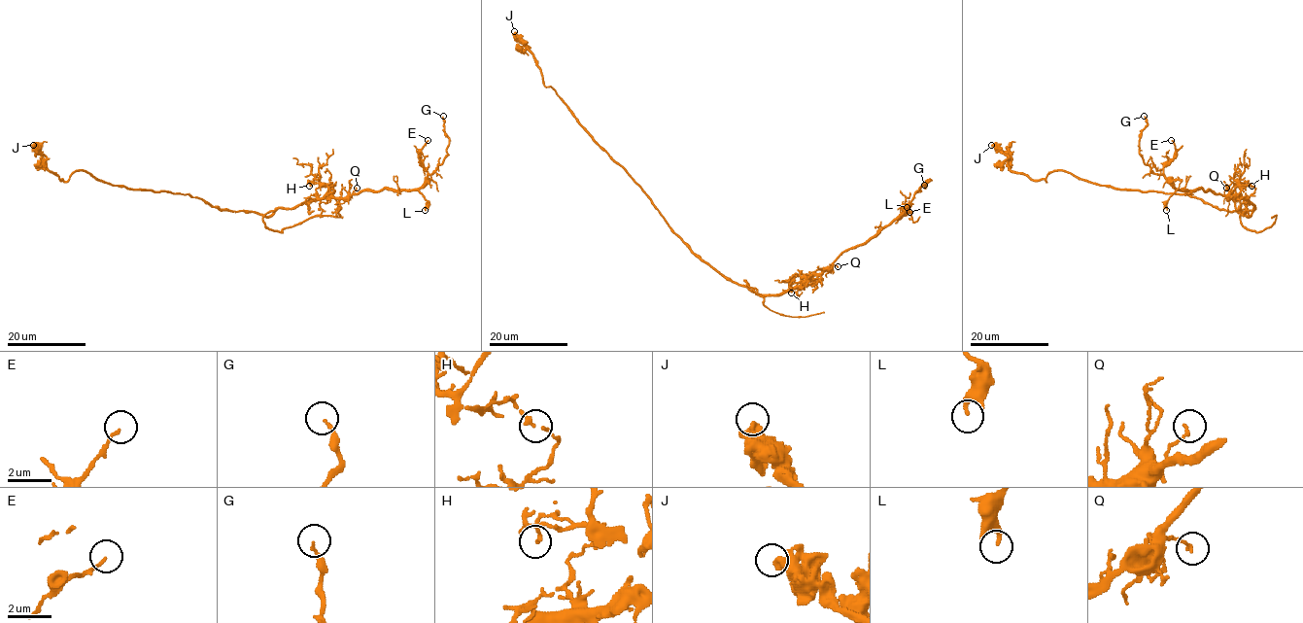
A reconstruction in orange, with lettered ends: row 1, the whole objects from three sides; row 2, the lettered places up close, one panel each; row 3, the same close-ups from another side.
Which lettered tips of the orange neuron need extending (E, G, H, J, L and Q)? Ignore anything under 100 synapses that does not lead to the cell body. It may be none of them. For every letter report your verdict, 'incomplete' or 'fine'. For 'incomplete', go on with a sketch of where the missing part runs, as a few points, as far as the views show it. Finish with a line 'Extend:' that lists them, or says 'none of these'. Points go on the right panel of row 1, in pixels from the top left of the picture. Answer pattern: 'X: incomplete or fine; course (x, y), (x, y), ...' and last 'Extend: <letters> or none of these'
E: fine
G: fine
H: fine
J: fine
L: fine
Q: fine
Extend: none of these

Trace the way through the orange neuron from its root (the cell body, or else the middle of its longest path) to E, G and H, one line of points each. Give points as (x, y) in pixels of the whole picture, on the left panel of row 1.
E: (228, 210), (269, 216), (278, 208), (362, 190), (417, 190), (427, 178), (420, 152), (428, 140)
G: (228, 210), (269, 216), (278, 208), (362, 190), (417, 190), (448, 154), (443, 116)
H: (228, 210), (269, 216), (278, 208), (295, 208), (320, 200), (329, 191), (320, 183), (311, 181), (309, 186)

